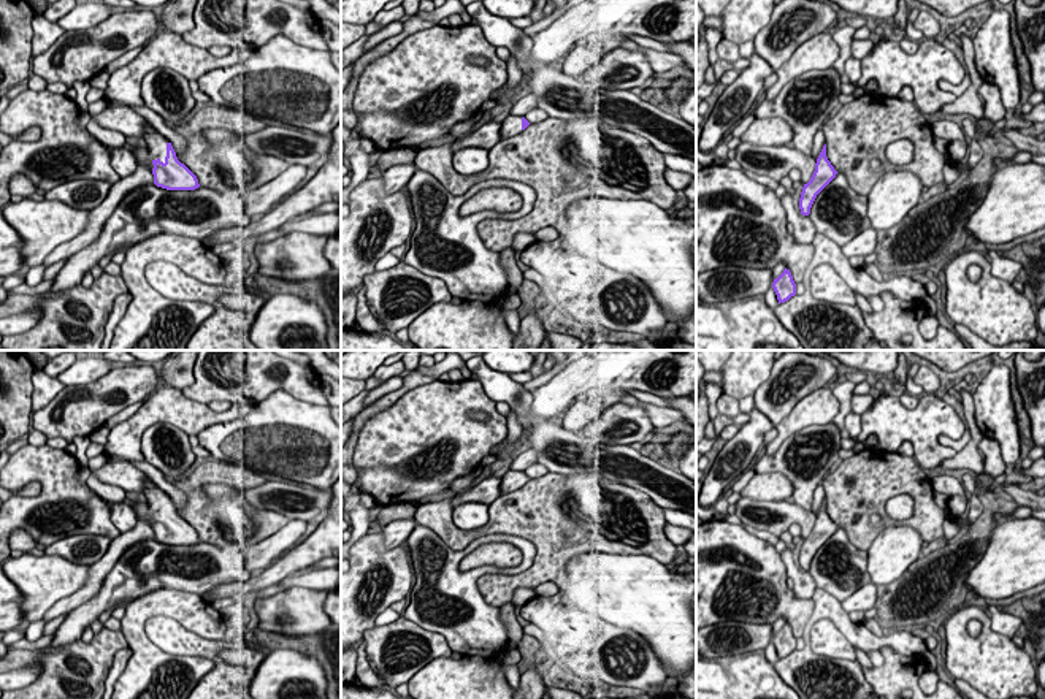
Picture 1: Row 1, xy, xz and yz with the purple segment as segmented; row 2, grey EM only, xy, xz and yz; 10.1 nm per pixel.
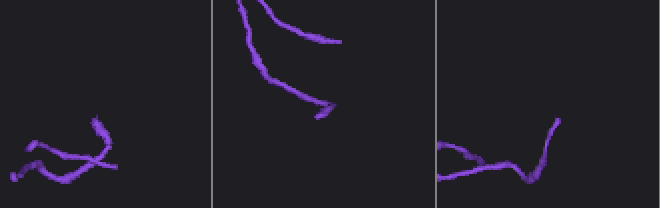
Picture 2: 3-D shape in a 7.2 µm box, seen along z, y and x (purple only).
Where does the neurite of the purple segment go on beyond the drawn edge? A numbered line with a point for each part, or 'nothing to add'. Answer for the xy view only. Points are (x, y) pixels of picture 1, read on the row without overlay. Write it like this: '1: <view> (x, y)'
1: xy (156, 498)

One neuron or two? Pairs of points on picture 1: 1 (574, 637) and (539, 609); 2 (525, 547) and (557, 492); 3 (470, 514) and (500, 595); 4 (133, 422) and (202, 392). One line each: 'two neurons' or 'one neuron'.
1: one neuron
2: two neurons
3: two neurons
4: two neurons

